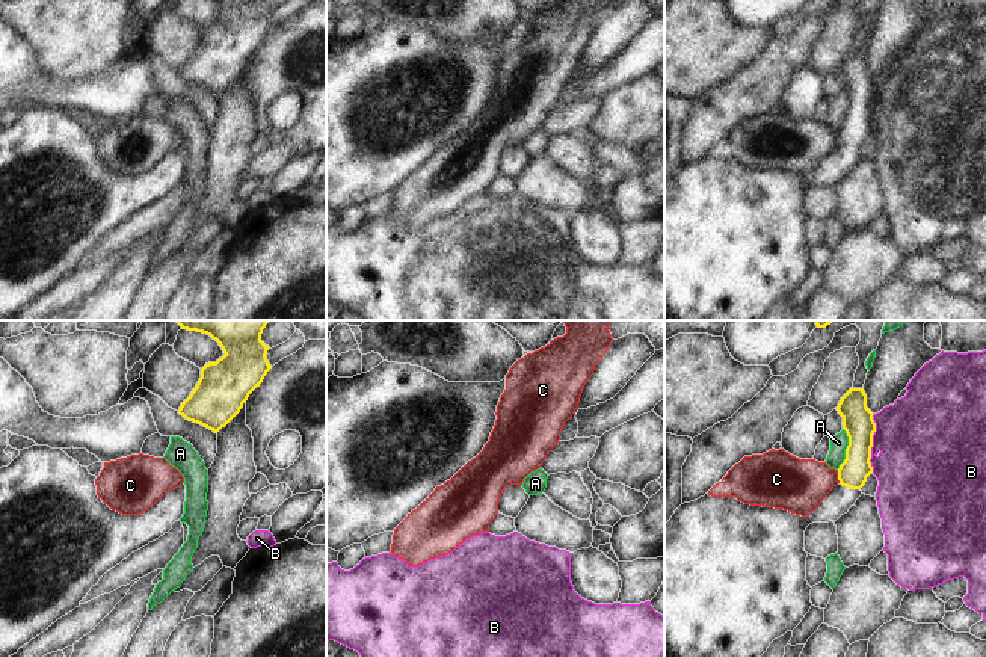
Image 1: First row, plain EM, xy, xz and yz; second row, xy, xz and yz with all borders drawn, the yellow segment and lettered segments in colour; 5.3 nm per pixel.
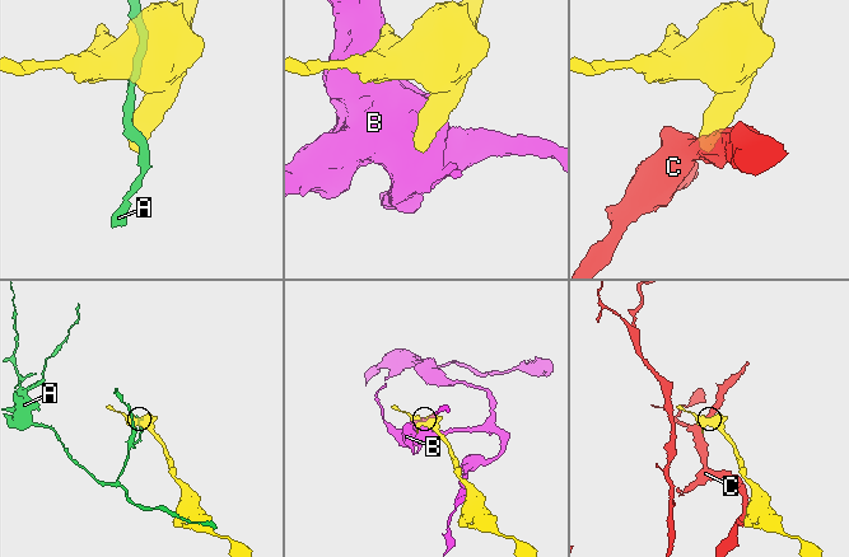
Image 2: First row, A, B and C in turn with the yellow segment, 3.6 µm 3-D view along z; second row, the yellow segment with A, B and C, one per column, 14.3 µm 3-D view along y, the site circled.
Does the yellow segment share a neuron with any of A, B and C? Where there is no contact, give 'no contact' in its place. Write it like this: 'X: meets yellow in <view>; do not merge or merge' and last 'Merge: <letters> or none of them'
A: meets yellow in yz; do not merge
B: meets yellow in yz; do not merge
C: meets yellow in yz; do not merge
Merge: none of them

